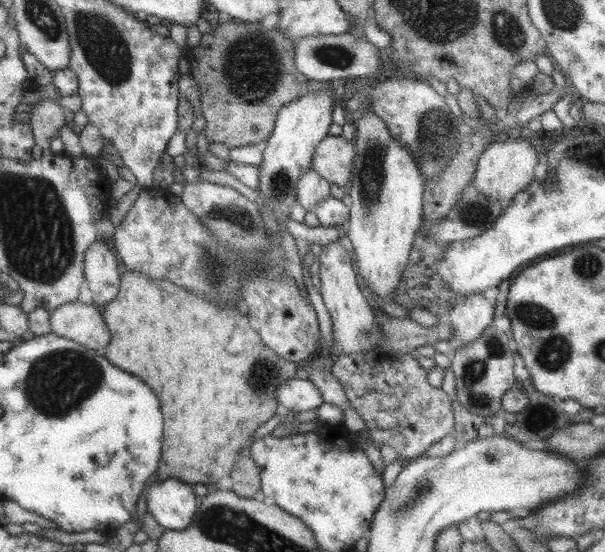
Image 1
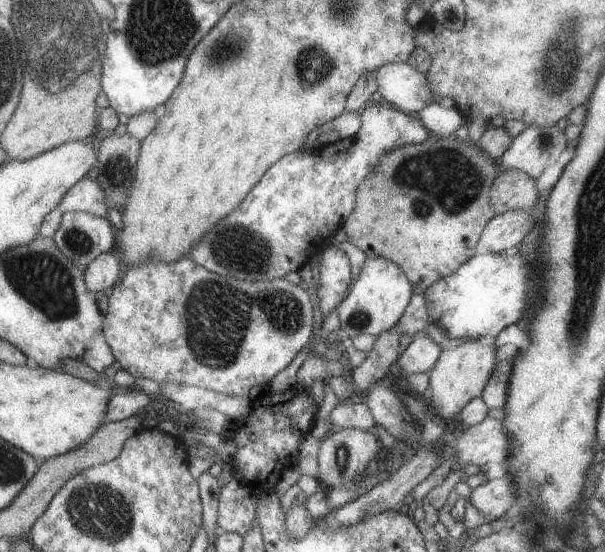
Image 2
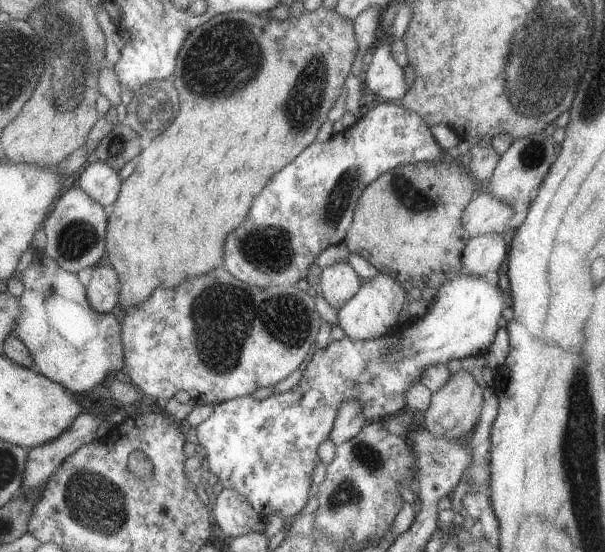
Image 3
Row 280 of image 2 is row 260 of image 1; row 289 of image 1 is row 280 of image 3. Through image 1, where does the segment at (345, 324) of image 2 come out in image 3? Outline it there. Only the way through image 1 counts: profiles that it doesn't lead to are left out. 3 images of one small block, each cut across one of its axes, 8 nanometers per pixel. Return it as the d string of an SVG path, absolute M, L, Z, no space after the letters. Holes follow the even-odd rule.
M377 273L374 278L366 279L359 287L359 292L345 302L337 311L337 326L351 340L373 340L389 334L391 328L398 323L397 316L403 302L406 301L406 291L386 274Z

